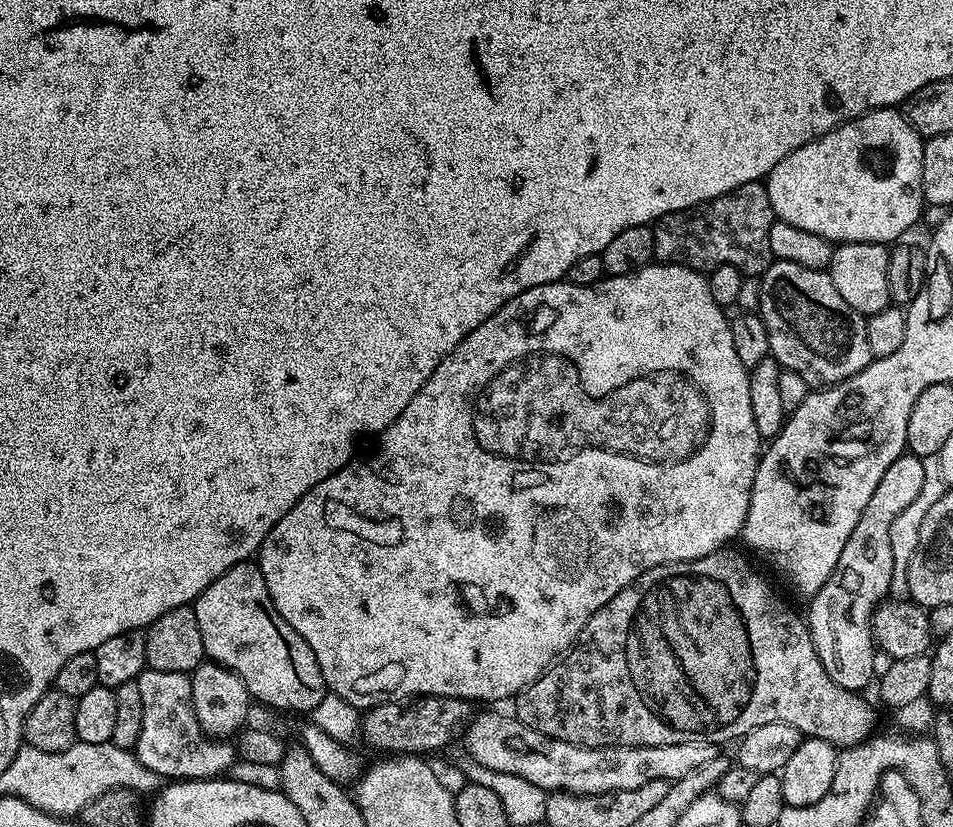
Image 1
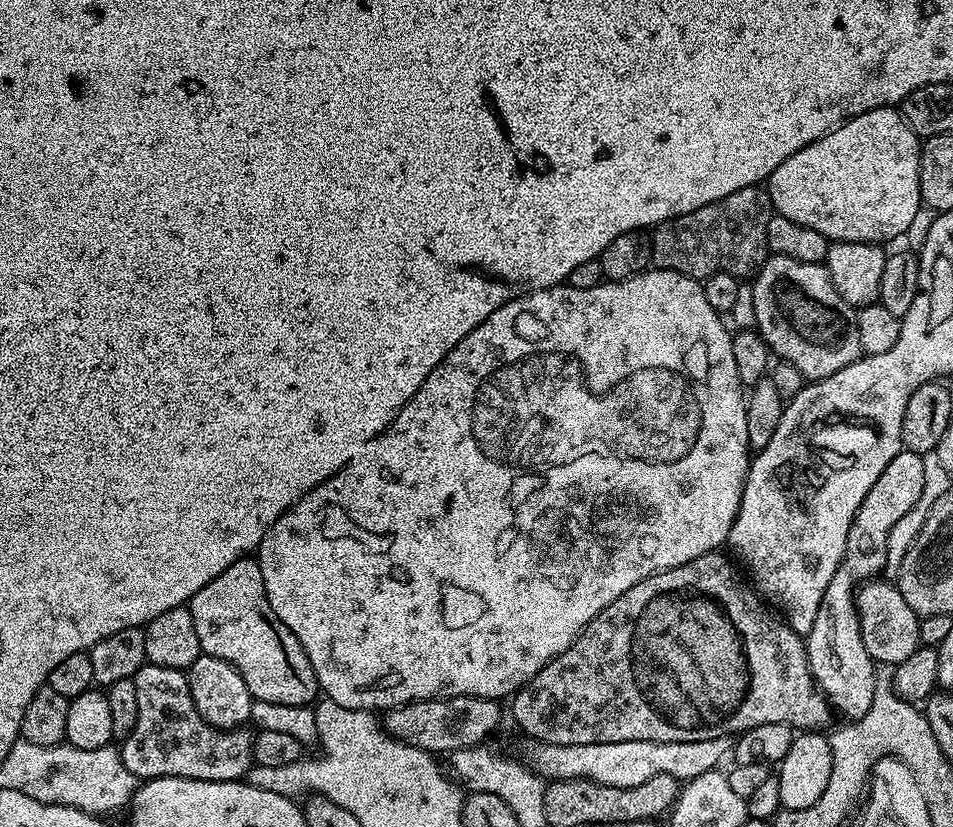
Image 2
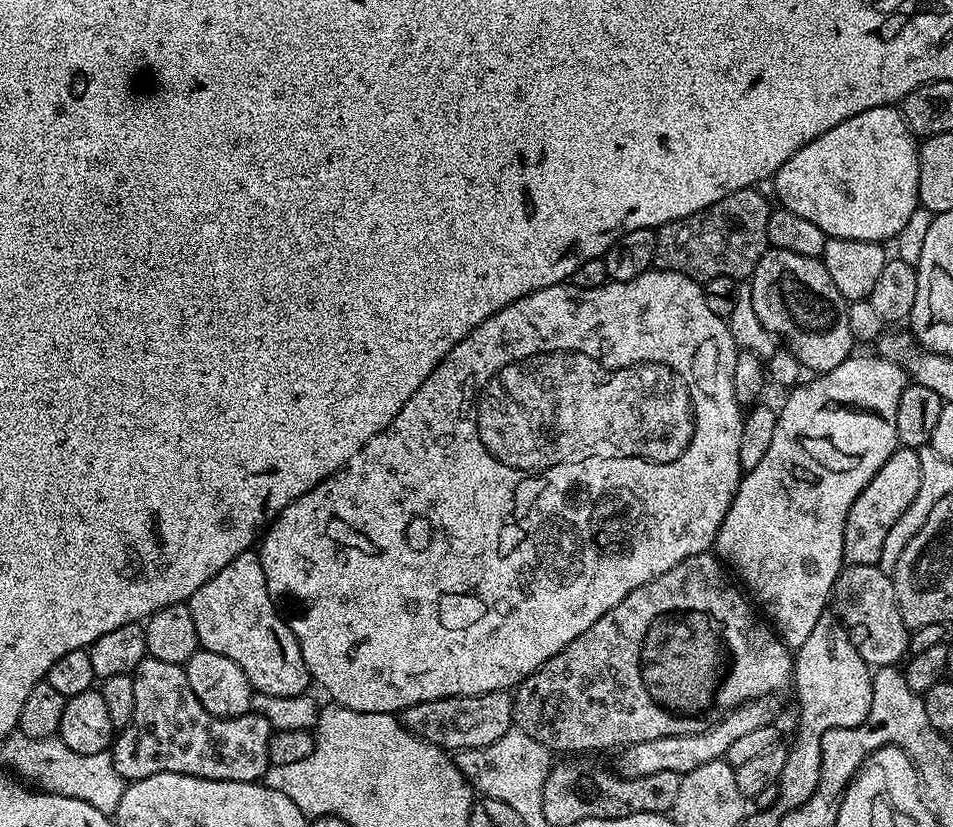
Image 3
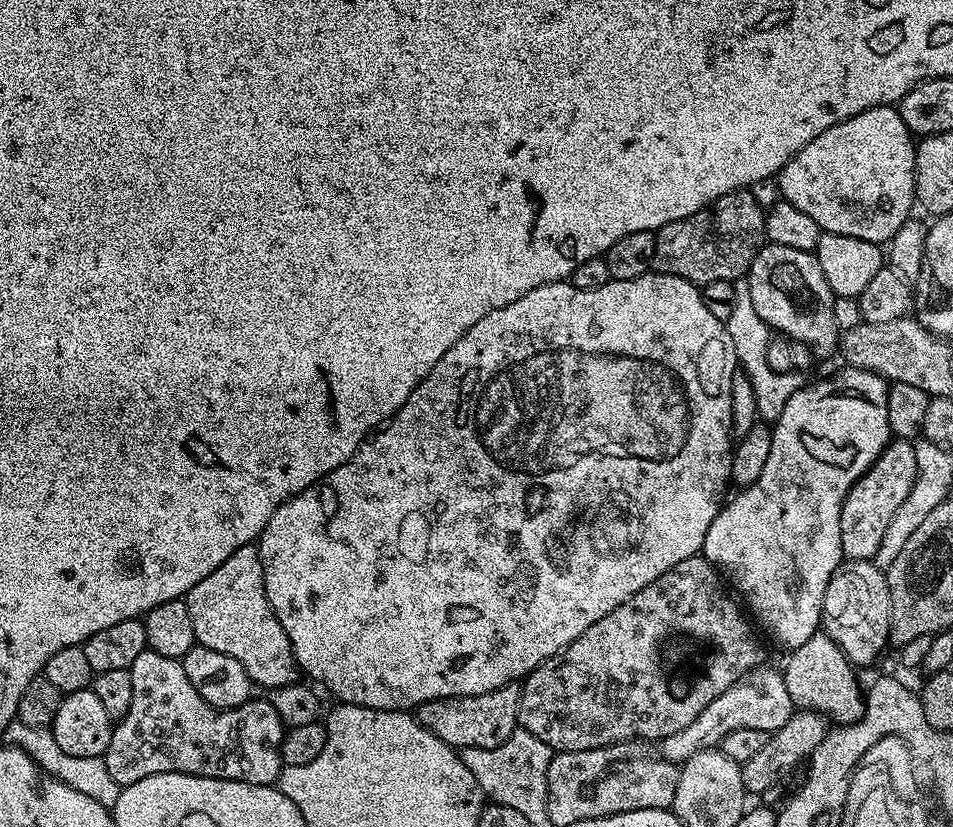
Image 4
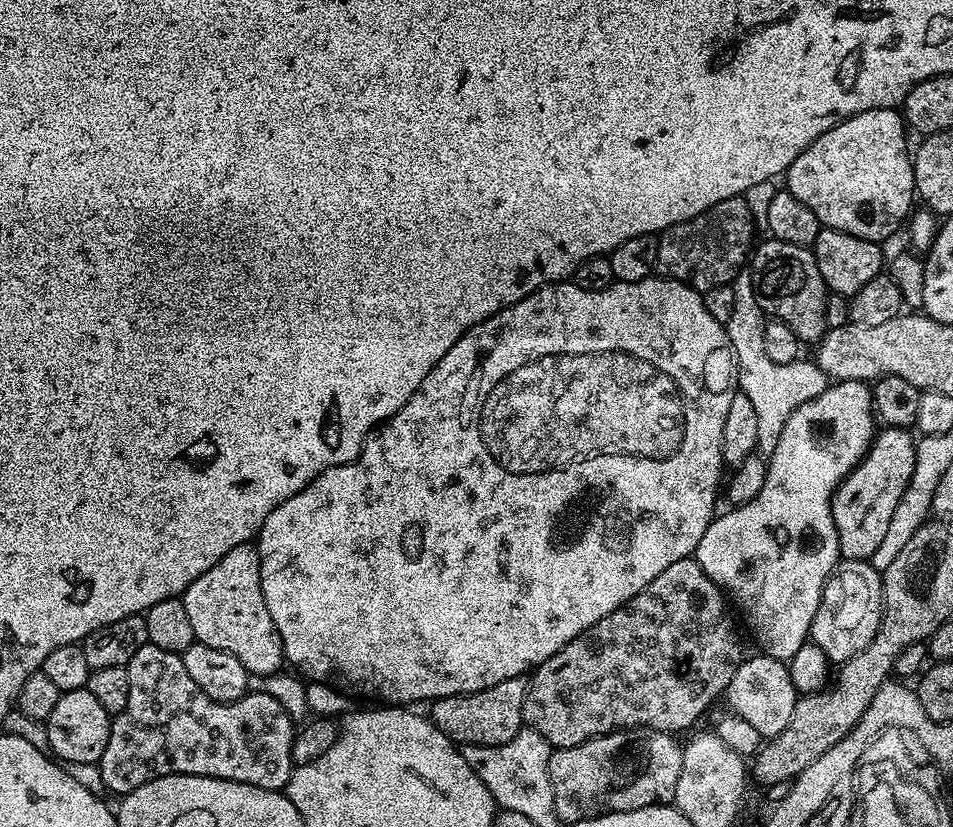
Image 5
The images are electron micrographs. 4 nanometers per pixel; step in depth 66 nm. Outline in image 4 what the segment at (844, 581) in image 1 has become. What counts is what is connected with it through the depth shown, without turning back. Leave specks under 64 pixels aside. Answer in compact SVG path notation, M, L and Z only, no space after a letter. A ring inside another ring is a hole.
M893 439L884 447L884 453L854 482L842 502L842 550L849 560L875 561L878 545L886 535L886 529L894 519L898 506L906 502L914 478L918 474L918 462L914 458L914 443ZM817 630L807 642L802 642L802 646L791 649L787 656L788 661L782 665L782 671L786 691L797 709L818 712L836 726L853 724L862 718L865 693L856 677L857 669L823 630Z

